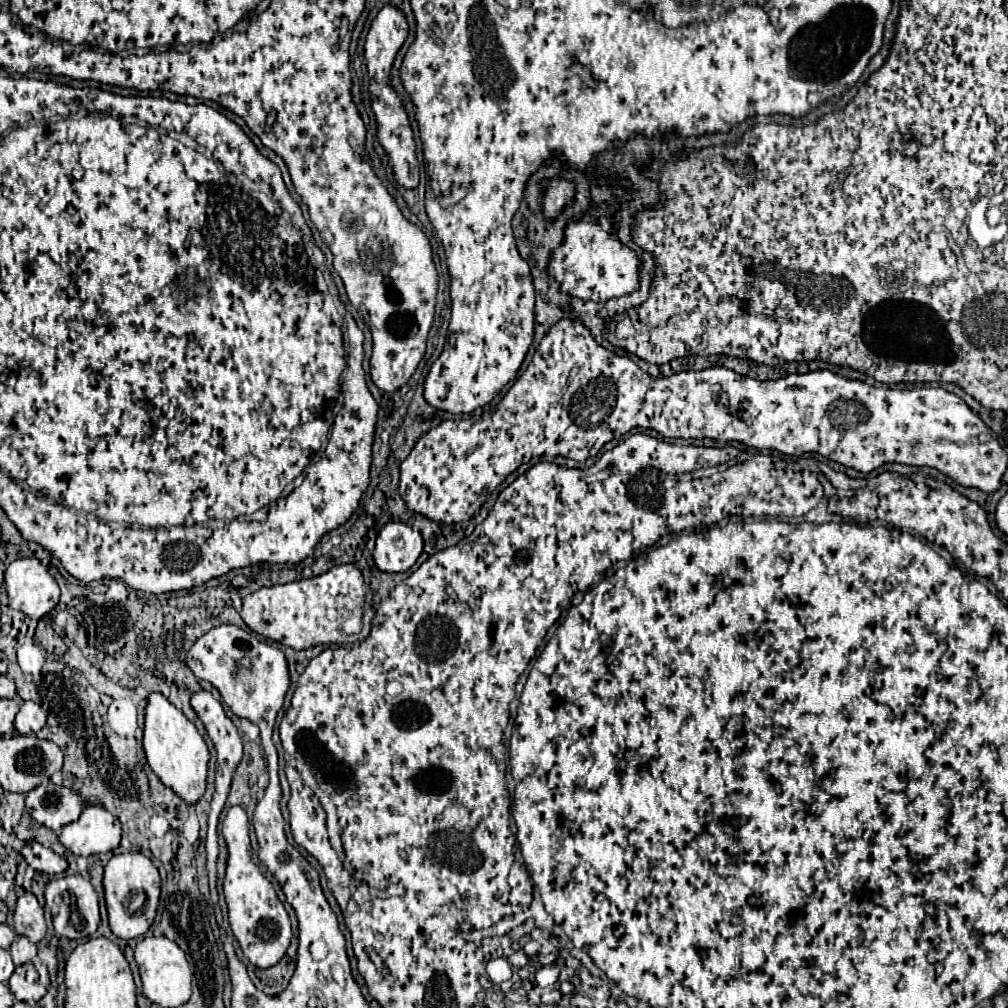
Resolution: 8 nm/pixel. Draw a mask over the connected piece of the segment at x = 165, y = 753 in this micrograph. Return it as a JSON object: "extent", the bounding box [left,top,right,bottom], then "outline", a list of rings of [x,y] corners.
{"extent":[143,691,209,803],"outline":[[[155,691],[147,697],[143,743],[147,763],[153,769],[153,773],[163,781],[163,785],[171,787],[187,803],[197,803],[205,793],[209,749],[203,737],[199,735],[197,727],[183,715],[183,711],[179,711],[161,693]]]}

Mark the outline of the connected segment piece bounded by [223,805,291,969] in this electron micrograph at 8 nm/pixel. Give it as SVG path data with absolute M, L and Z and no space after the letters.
M239 805L231 807L223 819L223 837L229 849L223 891L225 891L227 909L229 909L229 925L233 929L233 935L239 941L243 955L255 967L267 969L277 965L285 955L291 941L291 921L273 885L263 877L263 873L251 859L251 845L249 845L247 831L249 831L249 823L247 823L245 811Z

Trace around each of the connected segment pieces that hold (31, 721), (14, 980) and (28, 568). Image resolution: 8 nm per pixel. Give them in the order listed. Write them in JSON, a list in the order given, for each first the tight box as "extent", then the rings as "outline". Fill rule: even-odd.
[{"extent":[15,701,47,735],"outline":[[[25,701],[15,717],[15,729],[23,735],[35,735],[39,729],[45,727],[47,713],[33,701]]]},{"extent":[9,963,47,1003],"outline":[[[33,963],[19,965],[9,979],[9,987],[11,987],[15,999],[27,1001],[27,1003],[37,1003],[47,991],[47,983],[41,981]]]},{"extent":[5,559,59,621],"outline":[[[15,559],[5,571],[5,589],[9,605],[19,609],[31,621],[51,613],[59,601],[59,585],[49,568],[37,559]]]}]

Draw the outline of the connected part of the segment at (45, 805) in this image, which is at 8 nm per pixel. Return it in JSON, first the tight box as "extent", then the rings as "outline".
{"extent":[25,783,83,831],"outline":[[[43,783],[35,789],[31,789],[25,797],[25,809],[27,813],[41,825],[59,831],[65,823],[71,823],[81,815],[83,811],[83,799],[67,789],[59,787],[55,783]]]}

